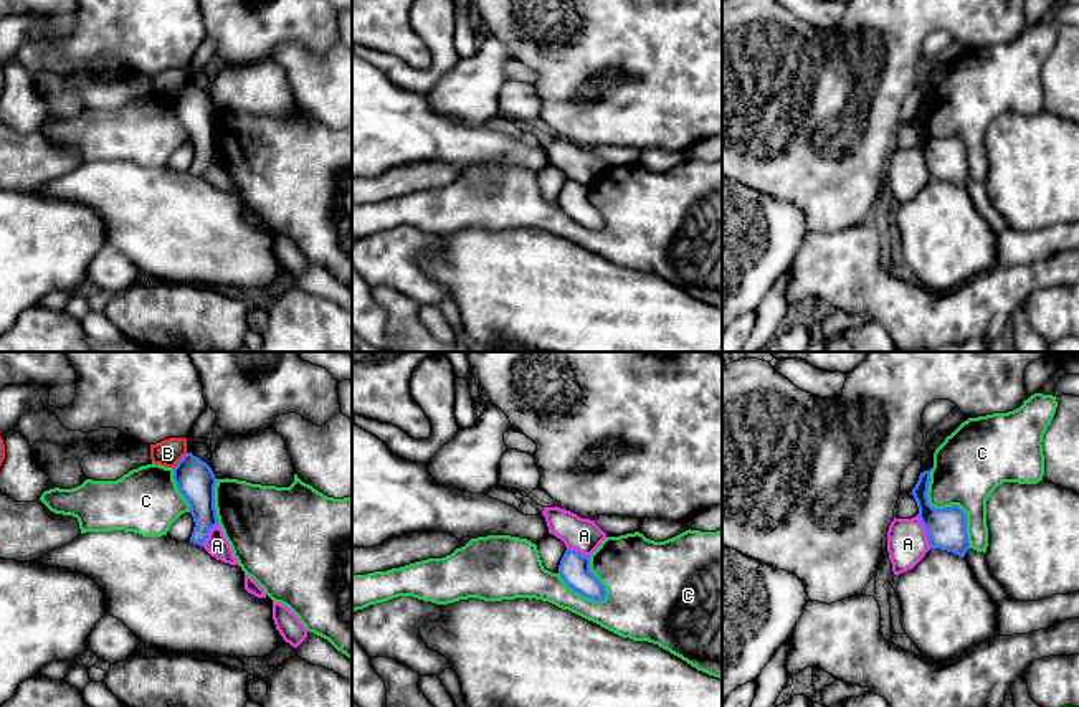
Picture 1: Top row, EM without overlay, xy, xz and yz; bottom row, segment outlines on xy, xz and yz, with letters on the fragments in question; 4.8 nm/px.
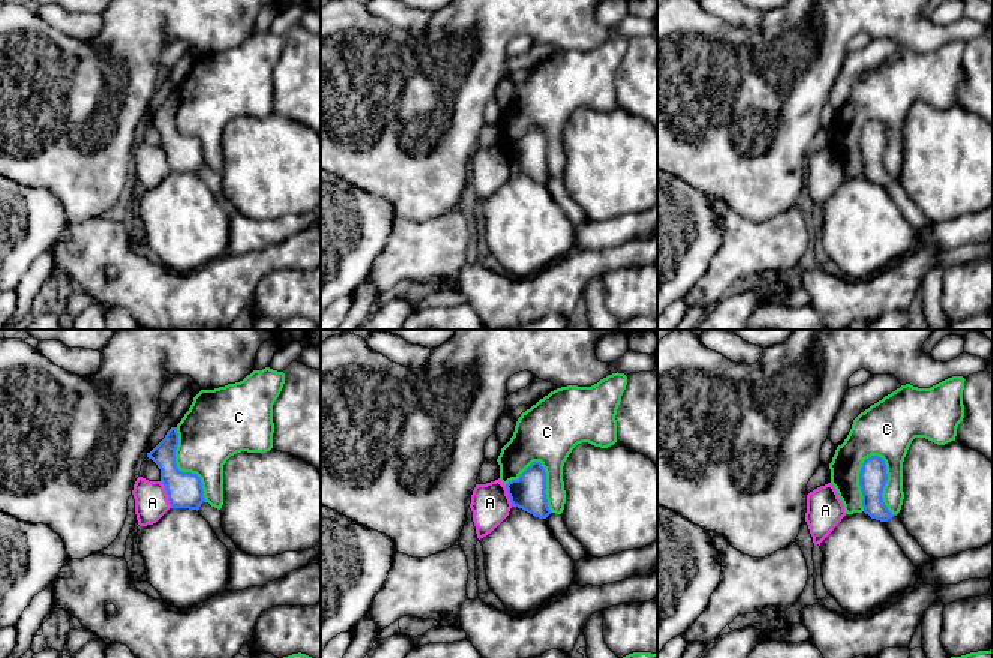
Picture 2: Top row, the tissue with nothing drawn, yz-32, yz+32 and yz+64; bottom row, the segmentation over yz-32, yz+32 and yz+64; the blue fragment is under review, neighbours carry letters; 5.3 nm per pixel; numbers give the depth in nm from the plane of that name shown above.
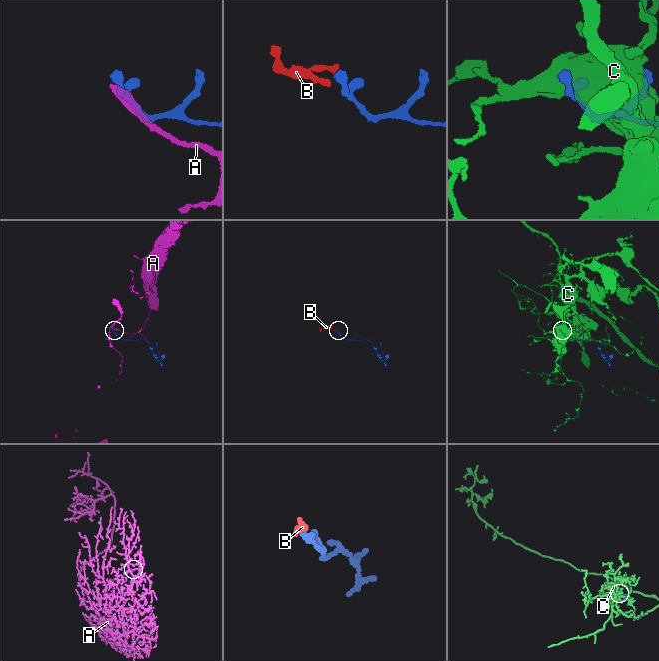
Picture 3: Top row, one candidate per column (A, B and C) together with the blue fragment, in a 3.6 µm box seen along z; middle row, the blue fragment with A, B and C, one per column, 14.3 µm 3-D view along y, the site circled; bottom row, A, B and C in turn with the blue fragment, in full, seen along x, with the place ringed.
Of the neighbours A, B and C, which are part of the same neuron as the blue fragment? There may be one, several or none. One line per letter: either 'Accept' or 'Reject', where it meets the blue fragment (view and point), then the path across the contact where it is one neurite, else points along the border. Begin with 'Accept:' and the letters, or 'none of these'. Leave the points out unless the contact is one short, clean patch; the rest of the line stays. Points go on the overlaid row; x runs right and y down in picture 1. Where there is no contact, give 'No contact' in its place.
Accept: none of these
A: Reject. Touches blue at yz (926, 532). Boundary: yz (916, 516), (931, 547)
B: Reject. Touches blue at xy (179, 461). Boundary: xy (187, 453), (174, 468)
C: Reject. Touches blue at yz (947, 507)

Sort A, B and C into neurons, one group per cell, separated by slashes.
A B / C

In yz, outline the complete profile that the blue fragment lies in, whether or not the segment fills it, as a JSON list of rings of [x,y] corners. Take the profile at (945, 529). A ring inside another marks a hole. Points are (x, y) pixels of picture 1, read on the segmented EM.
[[[932,469],[920,472],[910,492],[919,507],[917,517],[925,529],[930,548],[940,548],[965,557],[970,548],[967,515],[958,505],[935,509],[929,504],[930,471]]]

